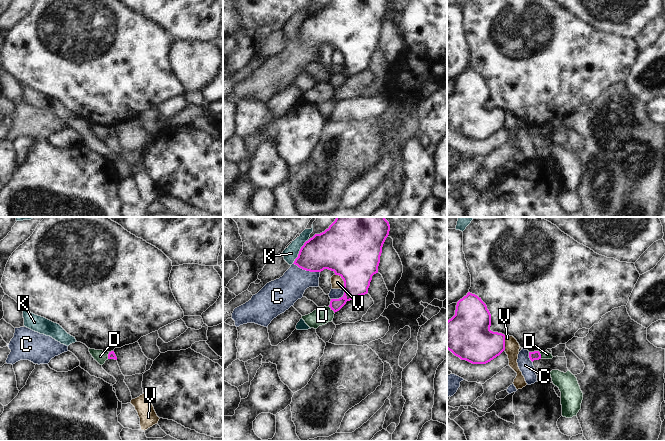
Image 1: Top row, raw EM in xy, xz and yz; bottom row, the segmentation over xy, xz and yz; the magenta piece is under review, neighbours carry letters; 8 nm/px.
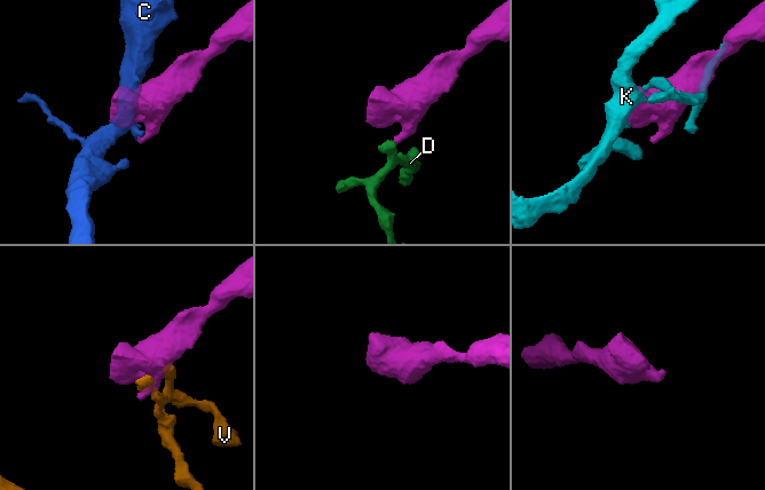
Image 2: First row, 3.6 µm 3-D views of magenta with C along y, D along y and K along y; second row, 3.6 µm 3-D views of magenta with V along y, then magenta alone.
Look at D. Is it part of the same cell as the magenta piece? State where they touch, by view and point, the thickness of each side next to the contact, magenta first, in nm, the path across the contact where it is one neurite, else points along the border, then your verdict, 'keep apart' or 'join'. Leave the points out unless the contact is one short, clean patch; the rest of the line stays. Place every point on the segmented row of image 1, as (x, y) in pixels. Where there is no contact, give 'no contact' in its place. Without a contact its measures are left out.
contact xz (332, 309); calibres 160 and 140 nm; border xz (329, 306), (334, 313); keep apart

